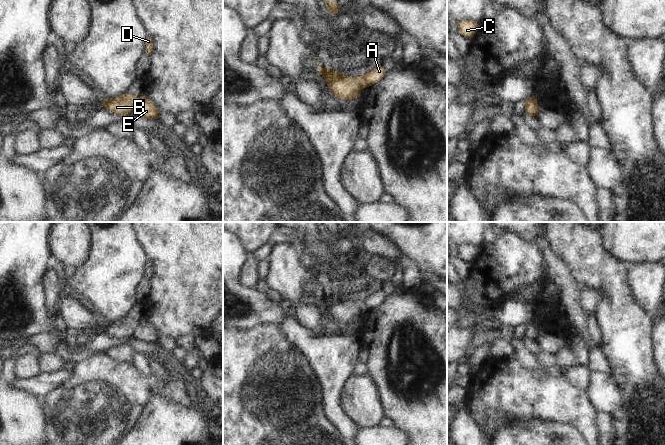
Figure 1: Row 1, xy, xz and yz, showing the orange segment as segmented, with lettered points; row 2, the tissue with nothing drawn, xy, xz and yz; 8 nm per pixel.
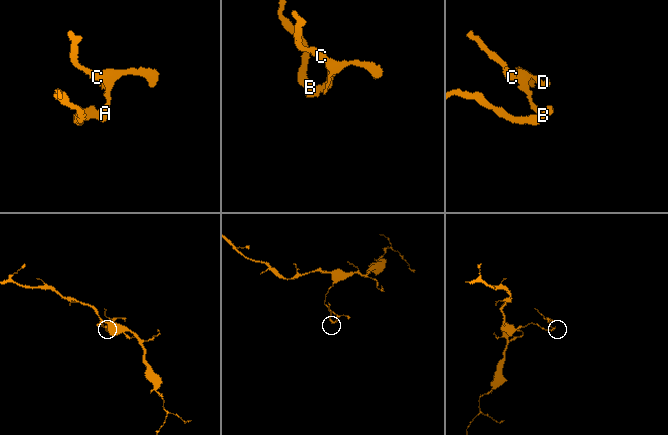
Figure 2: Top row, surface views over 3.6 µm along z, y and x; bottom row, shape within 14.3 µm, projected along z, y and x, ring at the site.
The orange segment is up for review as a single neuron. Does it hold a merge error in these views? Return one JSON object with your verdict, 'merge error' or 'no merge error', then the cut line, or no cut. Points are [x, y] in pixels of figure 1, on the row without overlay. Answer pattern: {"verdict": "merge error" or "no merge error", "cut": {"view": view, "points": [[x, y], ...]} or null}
{"verdict": "merge error", "cut": {"view": "xy", "points": [[139, 321], [131, 335]]}}

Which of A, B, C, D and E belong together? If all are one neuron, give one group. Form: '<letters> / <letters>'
A C D E / B

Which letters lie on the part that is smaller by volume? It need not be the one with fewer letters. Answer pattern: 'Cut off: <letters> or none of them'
Cut off: A, C, D, E

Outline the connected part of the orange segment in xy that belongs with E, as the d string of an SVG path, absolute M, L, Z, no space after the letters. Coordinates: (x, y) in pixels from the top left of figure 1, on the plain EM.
M145 319L139 321L132 336L144 343L157 343L160 337L157 330Z

